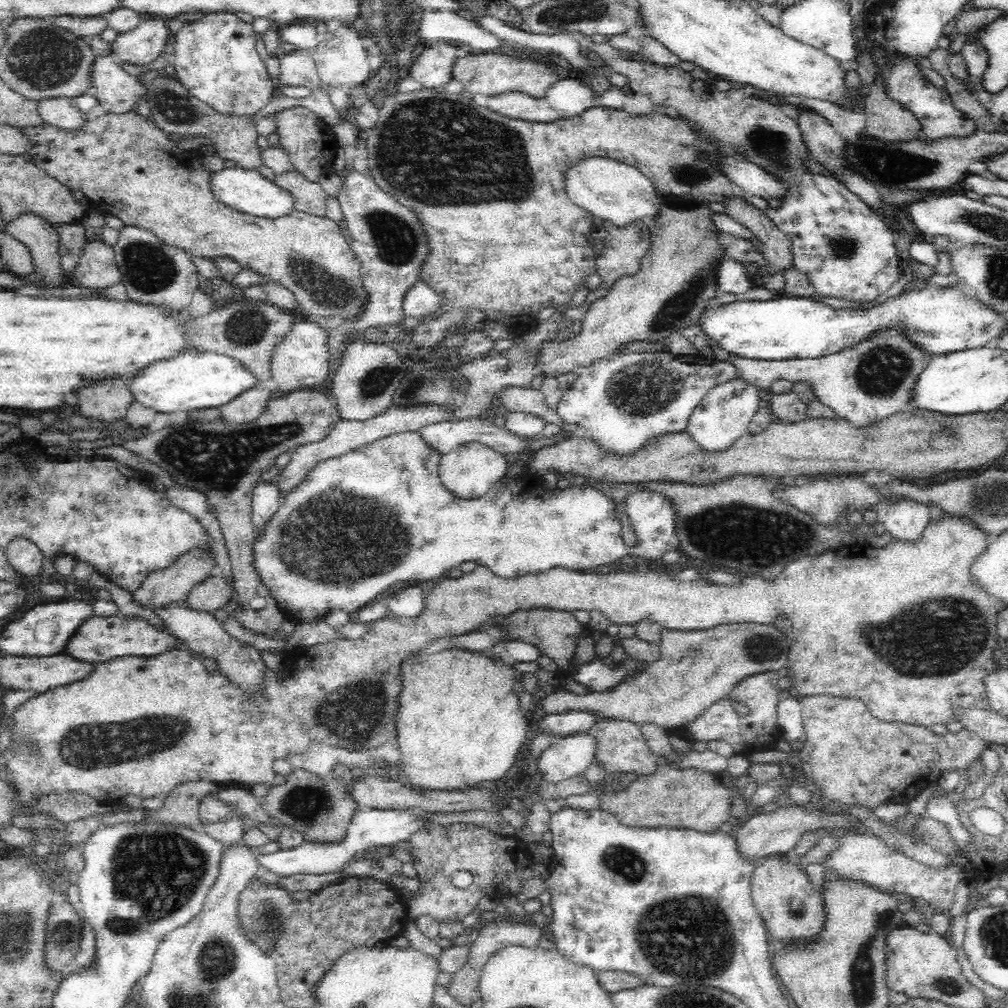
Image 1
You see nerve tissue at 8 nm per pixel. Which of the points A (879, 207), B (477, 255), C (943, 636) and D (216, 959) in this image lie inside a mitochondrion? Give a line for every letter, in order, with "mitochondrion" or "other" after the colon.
A: other
B: other
C: mitochondrion
D: mitochondrion

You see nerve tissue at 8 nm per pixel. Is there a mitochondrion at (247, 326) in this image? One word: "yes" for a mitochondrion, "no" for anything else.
yes

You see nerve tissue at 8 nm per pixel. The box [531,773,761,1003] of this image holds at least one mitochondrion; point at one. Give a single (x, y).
(690, 938)

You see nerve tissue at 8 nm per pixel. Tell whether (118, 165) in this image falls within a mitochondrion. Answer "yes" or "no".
no

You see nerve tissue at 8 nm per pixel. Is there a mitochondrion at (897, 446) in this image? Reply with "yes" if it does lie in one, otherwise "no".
no

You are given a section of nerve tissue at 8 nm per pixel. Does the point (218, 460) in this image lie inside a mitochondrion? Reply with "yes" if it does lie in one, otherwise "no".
yes

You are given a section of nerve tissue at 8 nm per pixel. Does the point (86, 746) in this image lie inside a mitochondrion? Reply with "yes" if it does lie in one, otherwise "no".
yes

